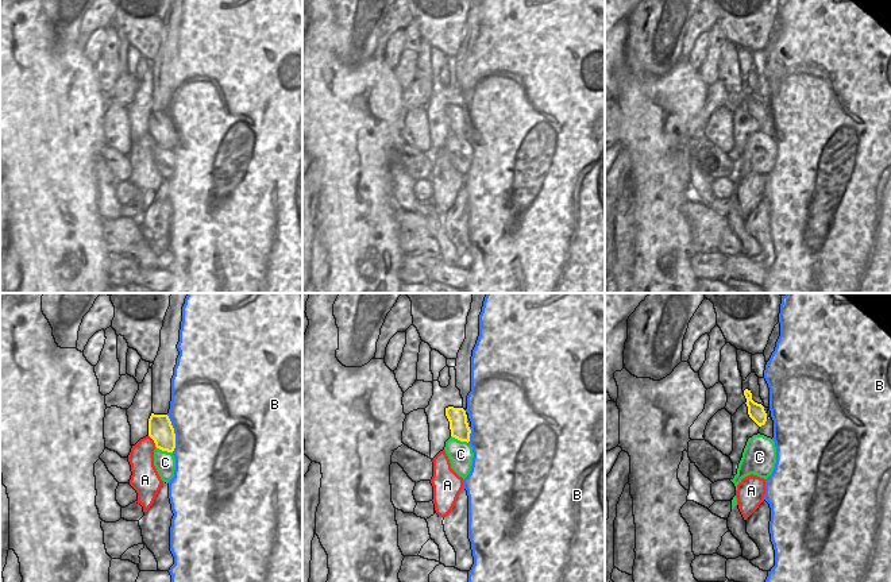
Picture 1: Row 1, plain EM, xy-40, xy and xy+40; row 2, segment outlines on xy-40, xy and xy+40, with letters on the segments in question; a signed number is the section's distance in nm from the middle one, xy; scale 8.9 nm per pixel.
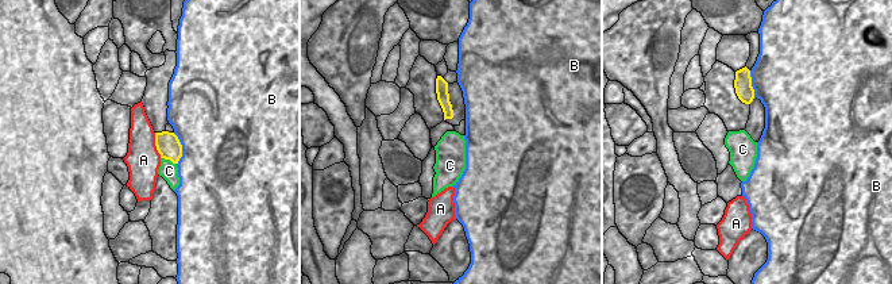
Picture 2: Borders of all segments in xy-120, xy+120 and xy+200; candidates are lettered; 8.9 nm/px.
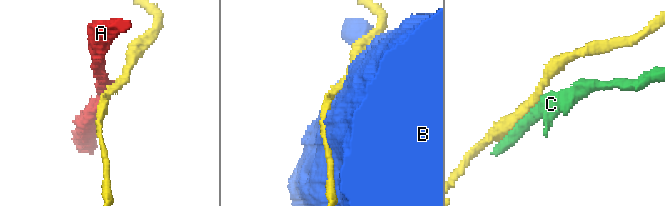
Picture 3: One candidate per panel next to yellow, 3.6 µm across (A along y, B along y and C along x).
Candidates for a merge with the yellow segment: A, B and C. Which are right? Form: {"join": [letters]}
{"join": []}

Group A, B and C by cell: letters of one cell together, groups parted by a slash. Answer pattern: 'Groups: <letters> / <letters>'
Groups: A / B / C

